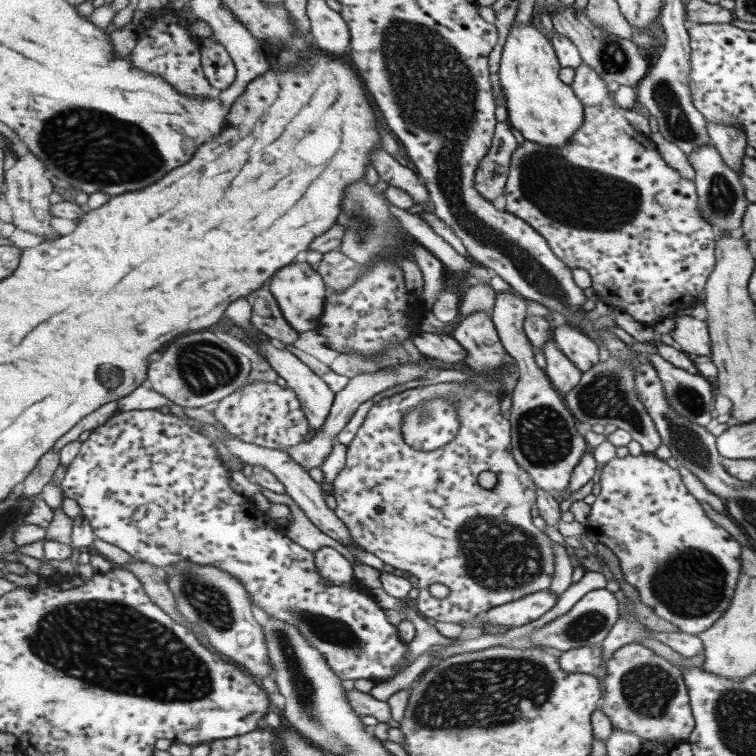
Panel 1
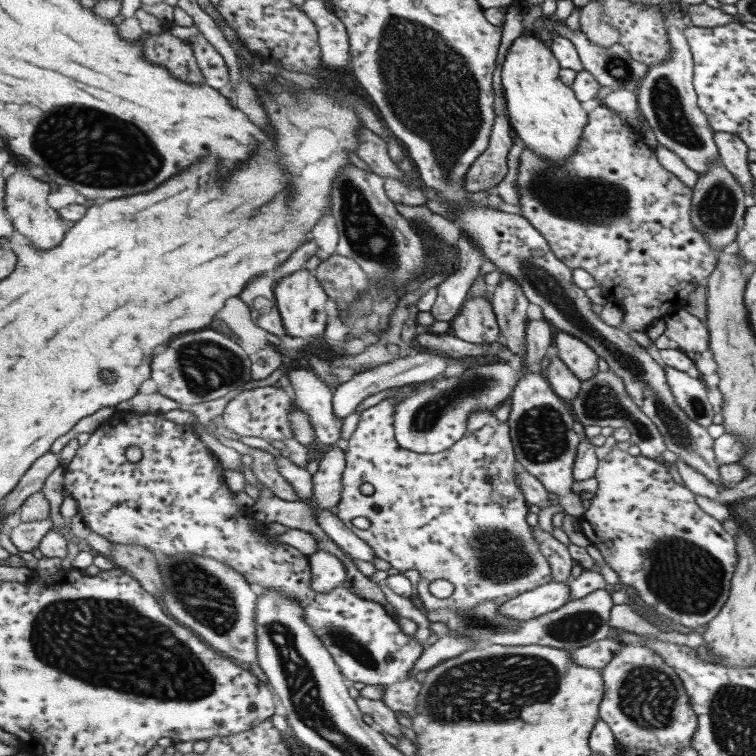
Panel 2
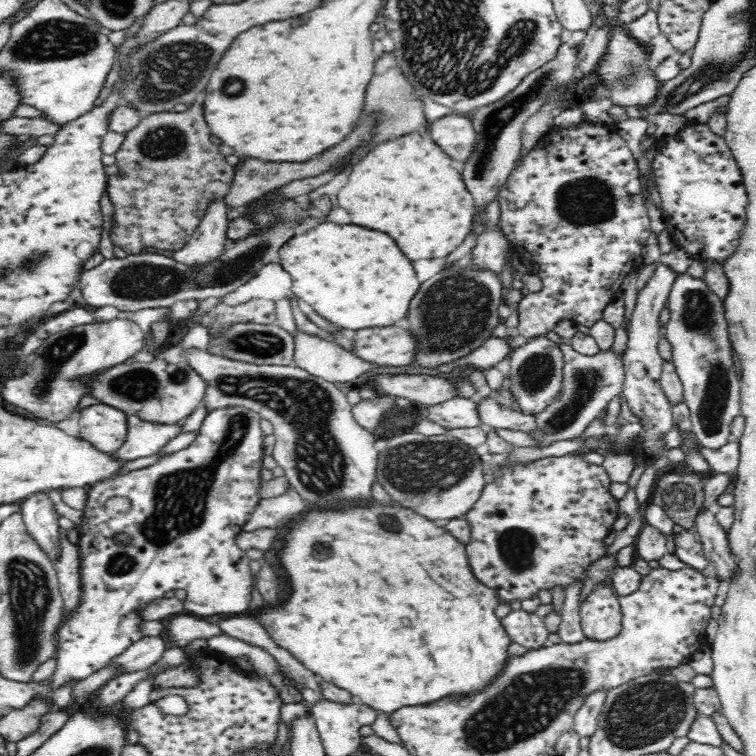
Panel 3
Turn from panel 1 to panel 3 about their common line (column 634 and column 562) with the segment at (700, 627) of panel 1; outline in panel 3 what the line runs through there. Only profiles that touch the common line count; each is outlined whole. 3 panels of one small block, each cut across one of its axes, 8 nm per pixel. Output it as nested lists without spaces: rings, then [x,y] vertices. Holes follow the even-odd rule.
[[[582,453],[568,454],[566,456],[550,456],[549,458],[540,458],[536,462],[526,464],[518,464],[514,467],[501,467],[495,469],[495,478],[489,484],[483,487],[480,498],[474,503],[472,510],[469,510],[464,518],[471,526],[470,540],[465,544],[465,551],[468,555],[470,570],[473,571],[474,577],[481,583],[485,583],[486,587],[497,592],[504,602],[510,604],[515,600],[520,603],[523,600],[538,597],[540,591],[551,591],[557,587],[562,587],[568,590],[568,586],[574,583],[584,583],[587,579],[586,570],[594,562],[598,562],[600,558],[604,558],[609,547],[604,543],[604,539],[611,533],[616,520],[619,509],[619,500],[614,498],[610,493],[610,485],[613,483],[610,480],[608,471],[602,465],[596,465],[588,462]]]

